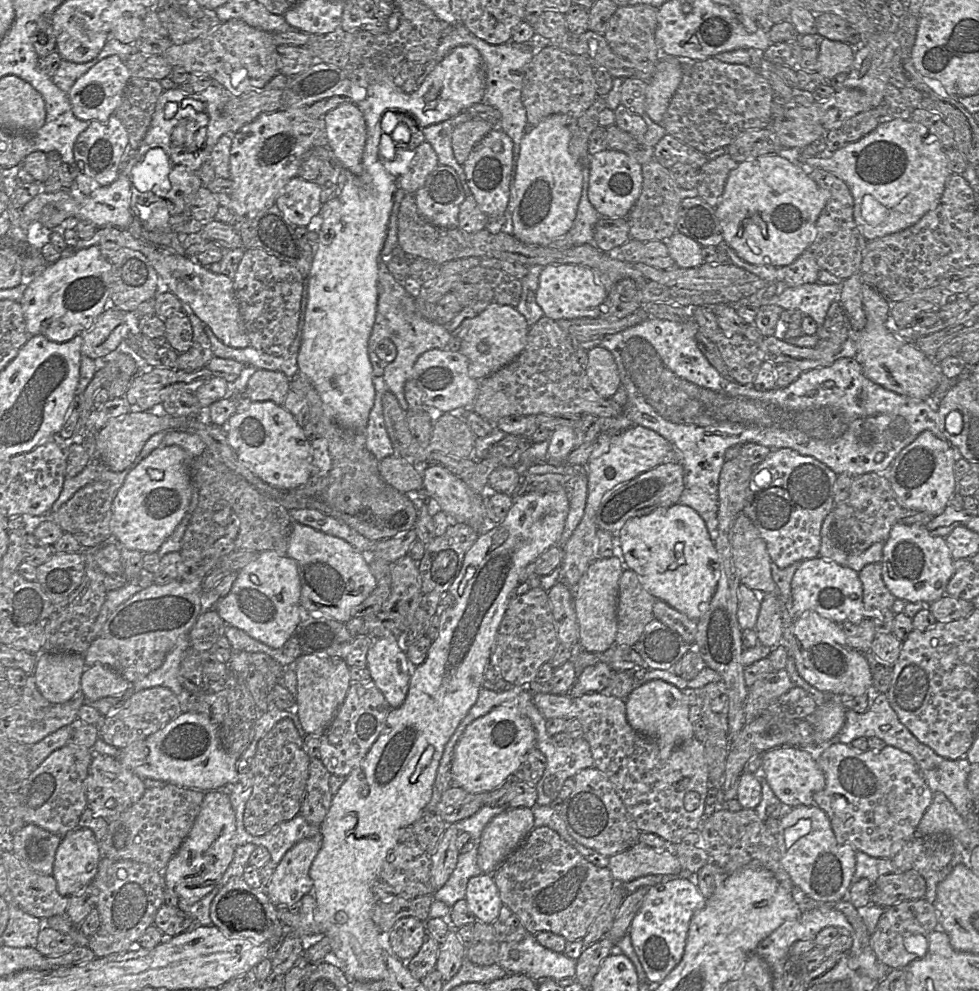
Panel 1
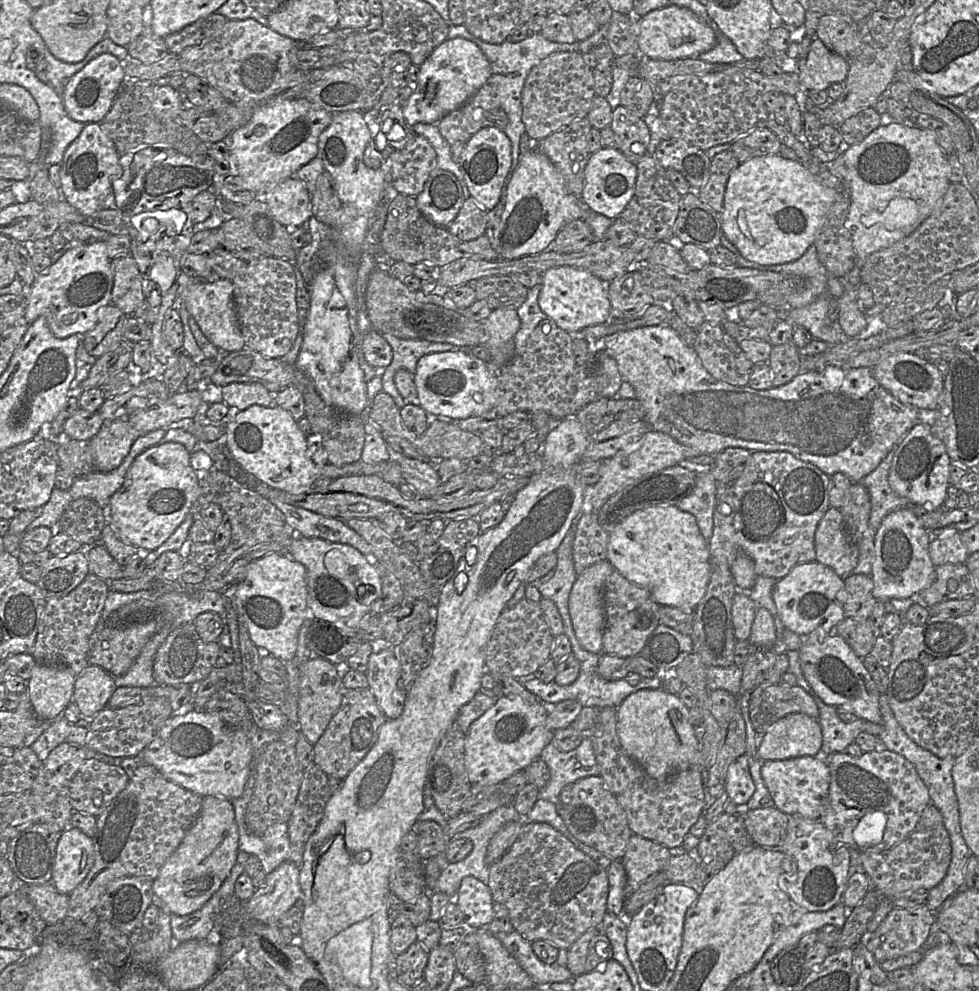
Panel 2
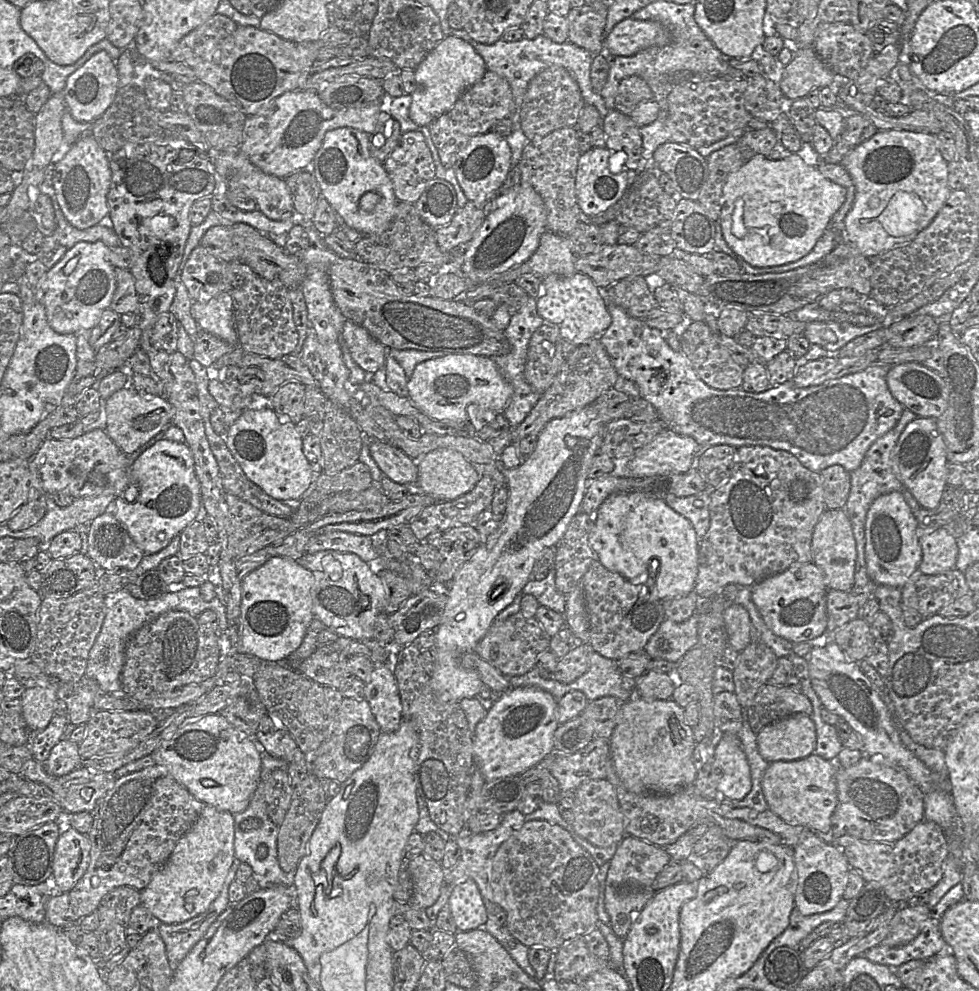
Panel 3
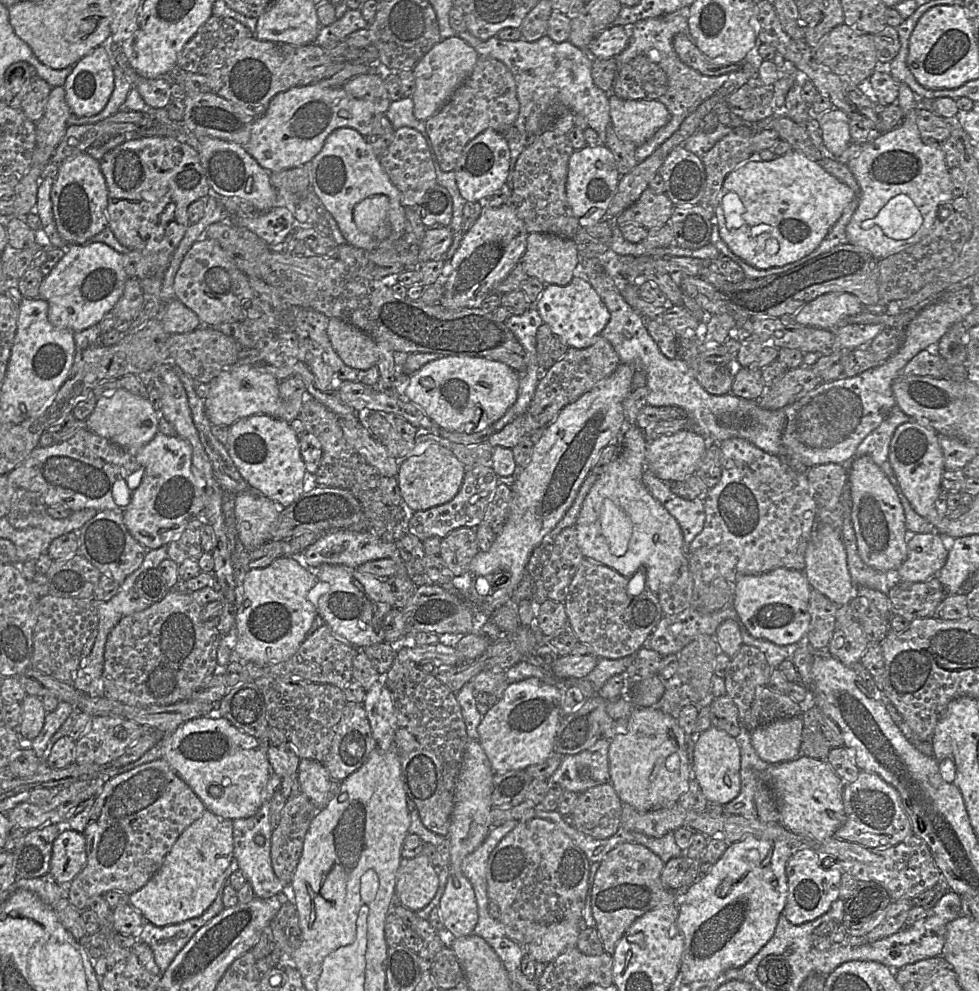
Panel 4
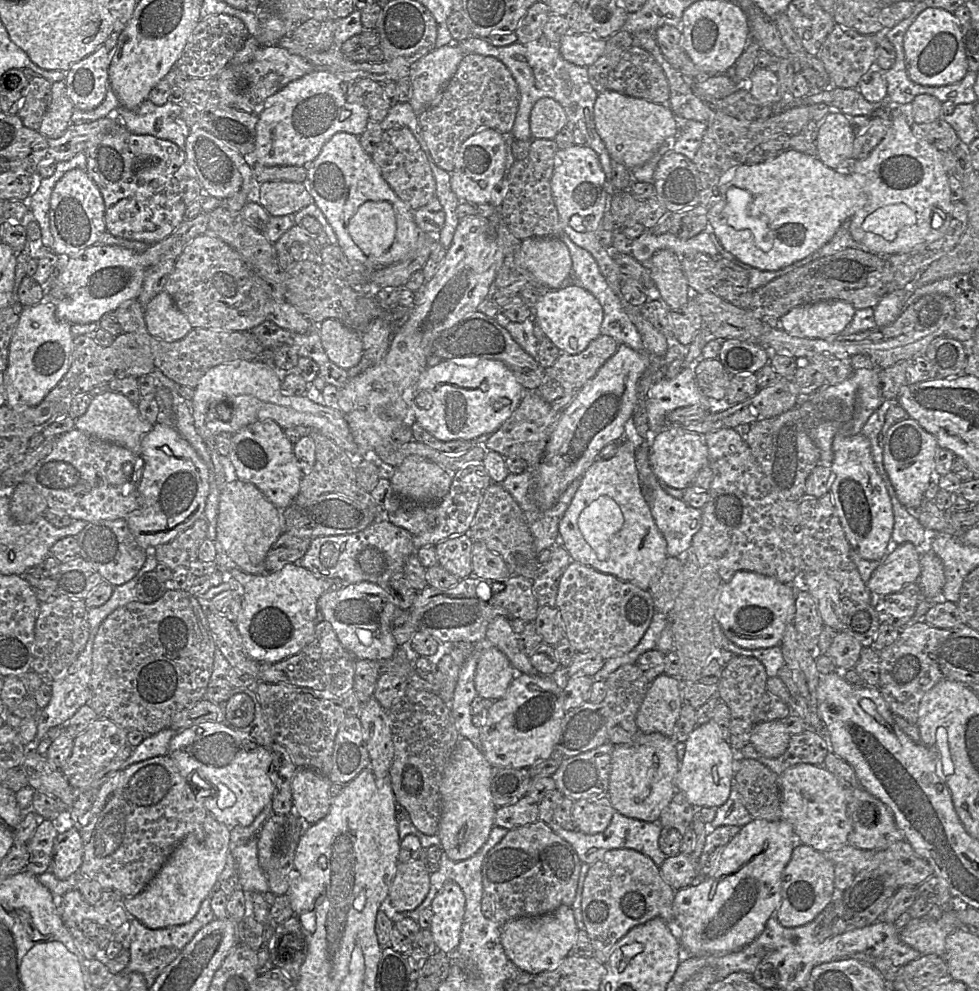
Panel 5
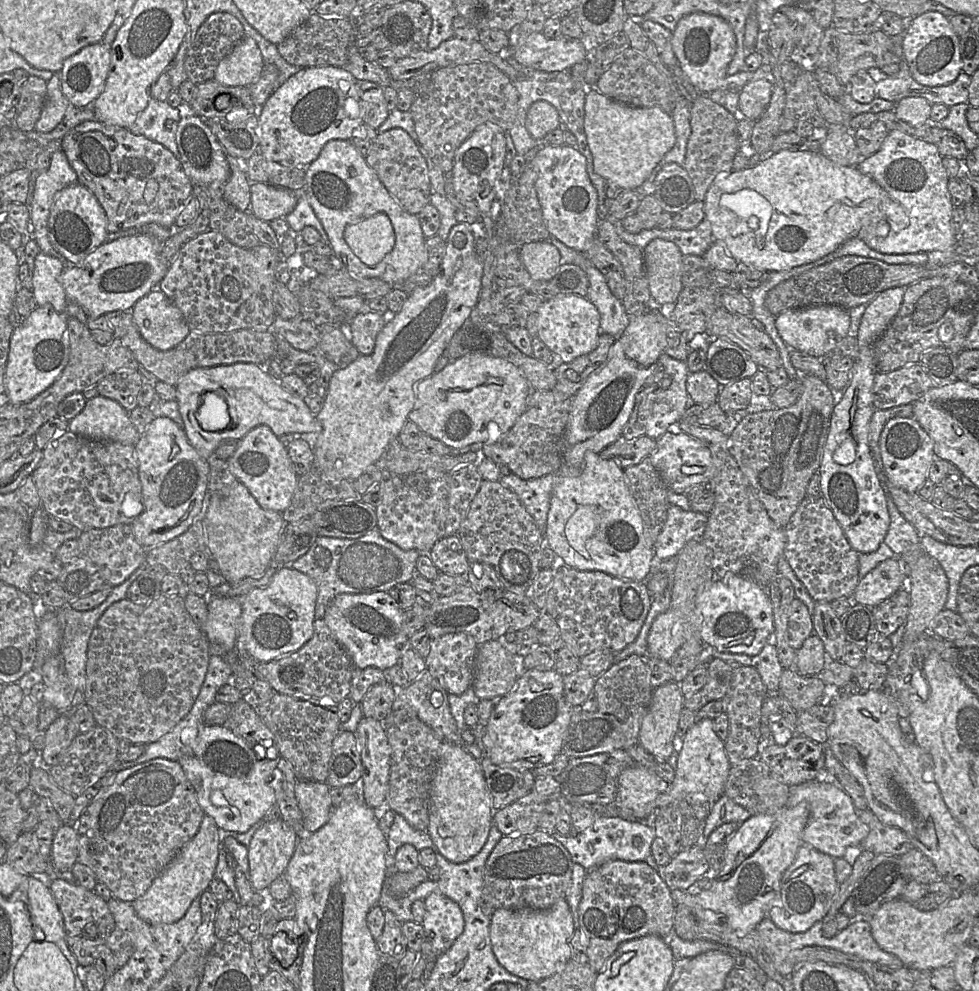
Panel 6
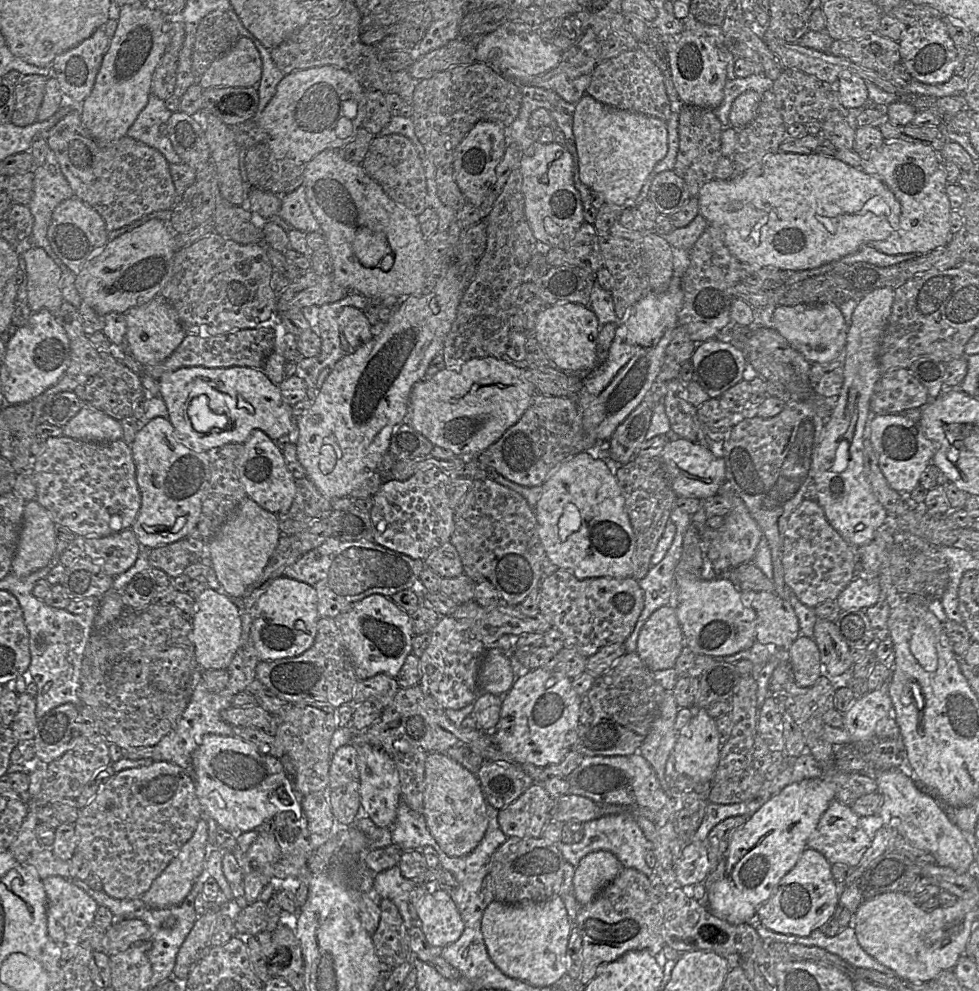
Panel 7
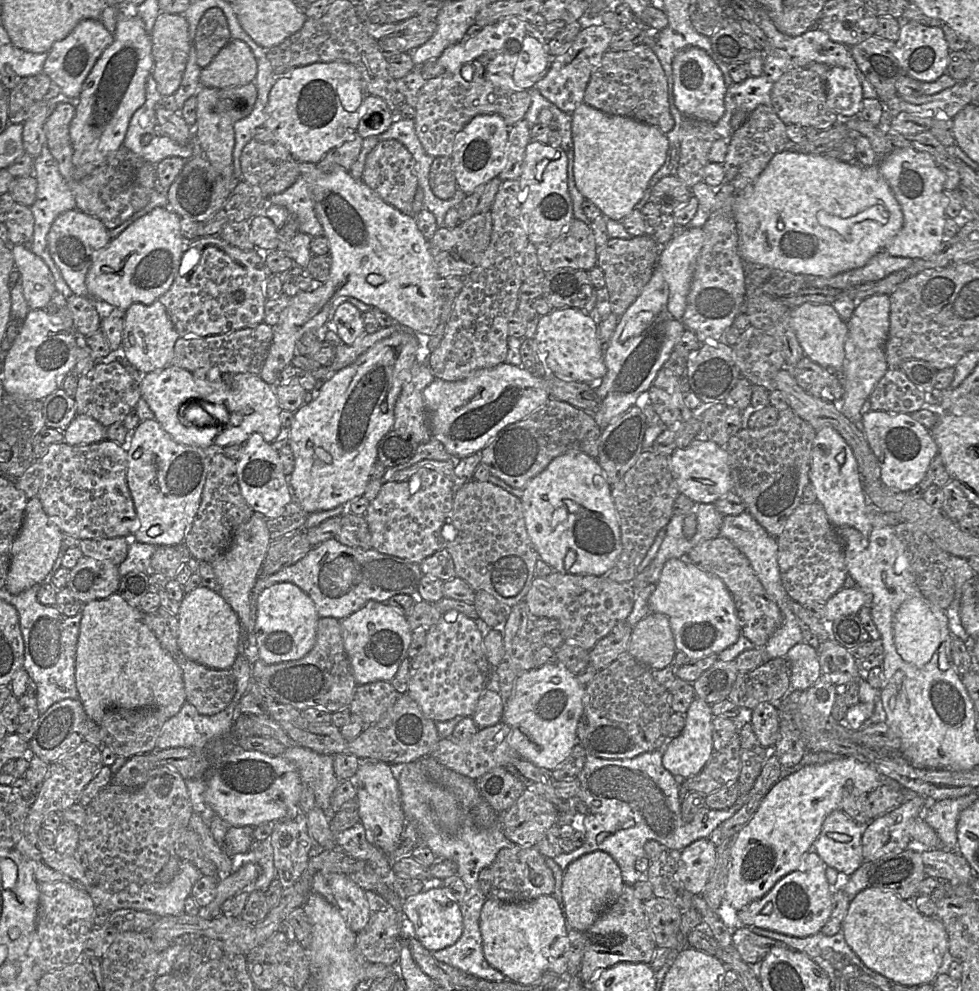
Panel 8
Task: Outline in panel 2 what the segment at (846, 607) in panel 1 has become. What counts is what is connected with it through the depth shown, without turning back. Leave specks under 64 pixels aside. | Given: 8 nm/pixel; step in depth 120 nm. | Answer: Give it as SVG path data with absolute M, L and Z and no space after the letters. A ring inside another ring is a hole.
M814 560L794 566L787 575L779 578L774 585L772 597L785 628L799 635L807 635L816 629L828 633L846 618L837 597L843 588L842 577L829 566Z

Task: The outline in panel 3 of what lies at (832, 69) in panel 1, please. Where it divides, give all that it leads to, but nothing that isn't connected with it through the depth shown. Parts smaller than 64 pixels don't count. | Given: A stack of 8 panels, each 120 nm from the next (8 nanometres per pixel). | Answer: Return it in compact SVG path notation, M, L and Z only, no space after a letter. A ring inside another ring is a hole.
M811 47L793 53L793 59L786 66L779 86L784 96L796 100L806 97L812 89L829 87L834 81L835 74Z

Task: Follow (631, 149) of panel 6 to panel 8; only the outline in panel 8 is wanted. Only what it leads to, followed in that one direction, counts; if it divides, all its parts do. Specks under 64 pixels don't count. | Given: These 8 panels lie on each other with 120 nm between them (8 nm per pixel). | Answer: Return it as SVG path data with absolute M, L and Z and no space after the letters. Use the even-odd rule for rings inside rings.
M584 102L572 113L572 140L577 189L600 209L602 215L615 221L623 220L632 212L652 176L664 164L668 151L668 139L657 127L629 117L606 114Z

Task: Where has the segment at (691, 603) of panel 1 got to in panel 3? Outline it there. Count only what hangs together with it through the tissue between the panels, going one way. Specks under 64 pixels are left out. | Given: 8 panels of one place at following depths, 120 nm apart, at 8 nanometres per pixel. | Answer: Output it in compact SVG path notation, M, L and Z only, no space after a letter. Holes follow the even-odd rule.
M633 491L607 497L594 513L589 544L598 561L633 585L645 583L652 559L659 560L654 588L658 600L683 596L694 590L698 573L699 541L691 522L662 499Z

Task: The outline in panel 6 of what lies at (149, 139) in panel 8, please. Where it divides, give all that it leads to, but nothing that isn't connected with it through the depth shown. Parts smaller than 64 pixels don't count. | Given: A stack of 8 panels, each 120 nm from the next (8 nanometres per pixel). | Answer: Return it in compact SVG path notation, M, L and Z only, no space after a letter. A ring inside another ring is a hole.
M151 97L146 108L139 114L129 130L162 144L179 158L175 131L178 121L184 114L183 108L172 107L166 100L160 101ZM167 119L174 120L172 129L166 128Z

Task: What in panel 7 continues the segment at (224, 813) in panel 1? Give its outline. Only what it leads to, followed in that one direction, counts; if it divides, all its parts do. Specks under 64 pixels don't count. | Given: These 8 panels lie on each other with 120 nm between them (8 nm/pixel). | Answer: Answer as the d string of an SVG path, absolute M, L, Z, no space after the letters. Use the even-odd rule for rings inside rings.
M200 819L190 840L182 846L178 854L152 882L150 888L139 897L149 908L168 908L179 905L185 900L195 880L204 872L208 837L208 824L203 819Z

